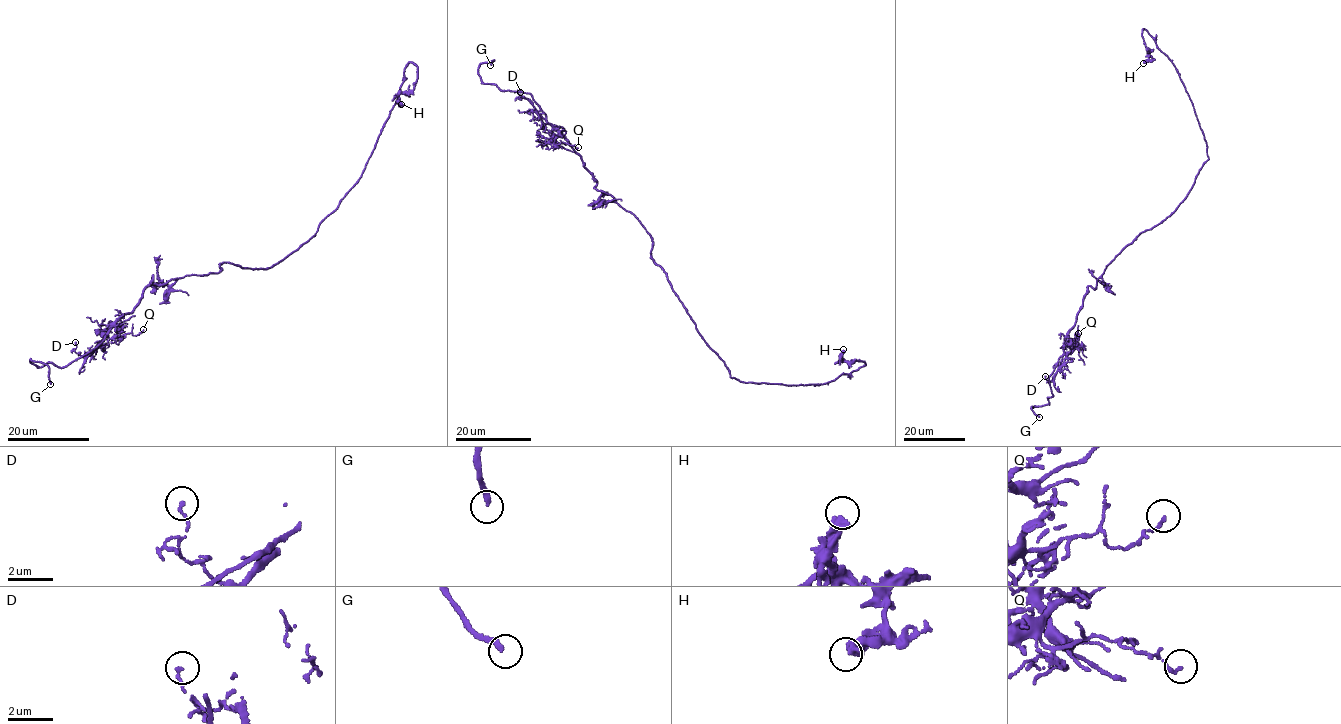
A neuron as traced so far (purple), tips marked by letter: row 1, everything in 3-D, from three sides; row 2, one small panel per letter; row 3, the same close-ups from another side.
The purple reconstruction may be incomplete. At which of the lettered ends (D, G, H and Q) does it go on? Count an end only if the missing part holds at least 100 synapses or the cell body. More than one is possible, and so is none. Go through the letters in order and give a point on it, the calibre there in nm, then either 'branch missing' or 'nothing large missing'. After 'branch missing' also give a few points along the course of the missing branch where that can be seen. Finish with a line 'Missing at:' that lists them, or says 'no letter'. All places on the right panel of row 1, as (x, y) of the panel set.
D: (1045, 376) | 140 nm | nothing large missing
G: (1039, 417) | 240 nm | branch missing
H: (1143, 63) | 460 nm | nothing large missing
Q: (1078, 333) | 150 nm | nothing large missing
Missing at: G

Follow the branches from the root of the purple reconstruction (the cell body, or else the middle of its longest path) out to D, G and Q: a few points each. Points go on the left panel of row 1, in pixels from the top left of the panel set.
D: (241, 266), (225, 262), (217, 273), (160, 284), (152, 276), (137, 306), (93, 352), (81, 356), (75, 342)
G: (241, 266), (160, 284), (152, 276), (99, 345), (63, 366), (29, 360), (49, 368), (50, 384)
Q: (241, 266), (225, 262), (217, 273), (160, 284), (152, 276), (135, 309), (115, 322), (119, 336), (143, 329)

